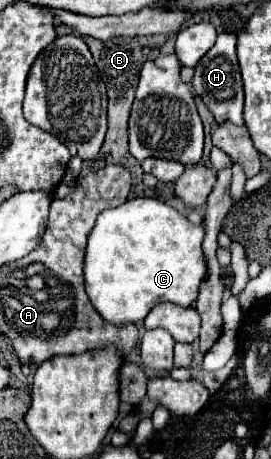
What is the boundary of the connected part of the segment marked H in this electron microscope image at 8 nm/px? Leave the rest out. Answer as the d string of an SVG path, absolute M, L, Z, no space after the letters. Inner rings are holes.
M219 33L215 45L195 65L195 75L191 79L193 93L203 99L219 125L223 125L227 119L233 125L243 125L243 81L235 55L235 41L237 39L233 33Z

